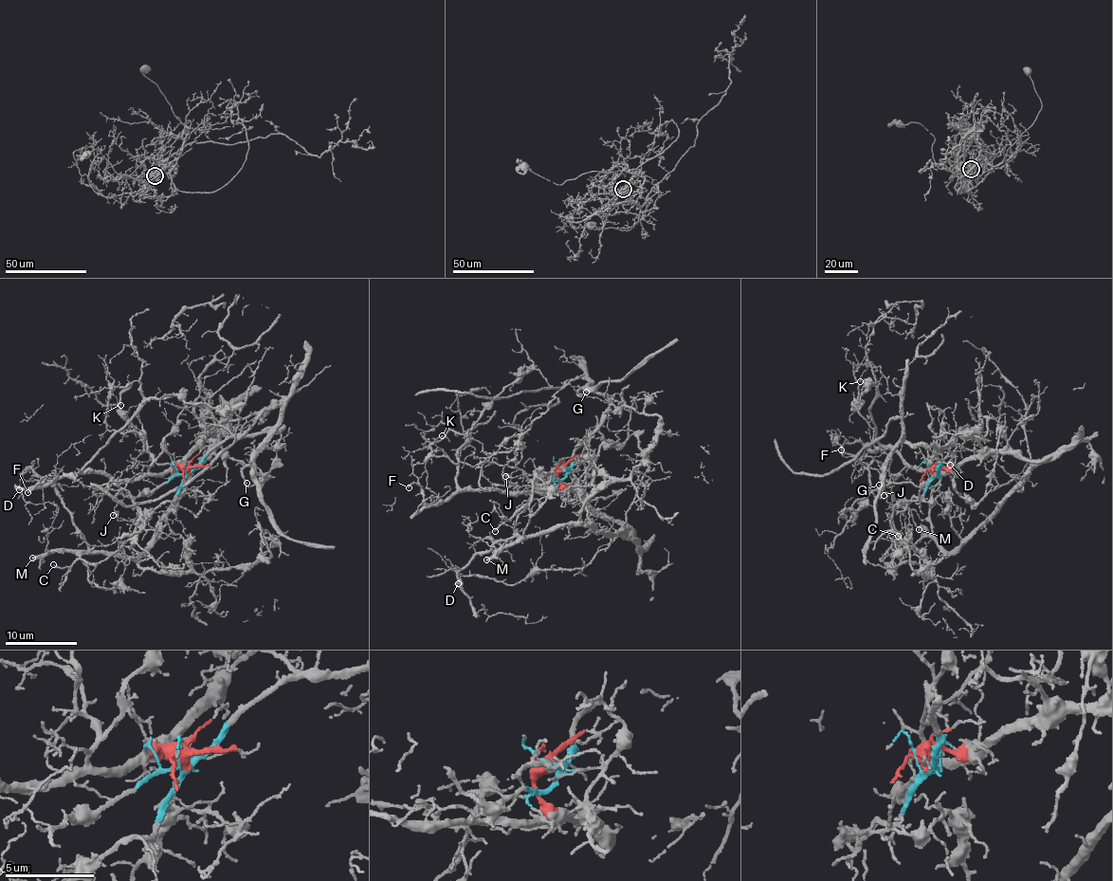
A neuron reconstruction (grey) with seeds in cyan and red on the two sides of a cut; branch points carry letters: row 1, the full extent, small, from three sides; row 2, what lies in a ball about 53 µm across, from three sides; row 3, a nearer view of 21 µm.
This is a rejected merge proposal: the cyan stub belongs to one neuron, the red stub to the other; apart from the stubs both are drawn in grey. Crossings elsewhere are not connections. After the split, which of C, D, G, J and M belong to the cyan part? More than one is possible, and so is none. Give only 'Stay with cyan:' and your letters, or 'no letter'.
Stay with cyan: C, G, J

